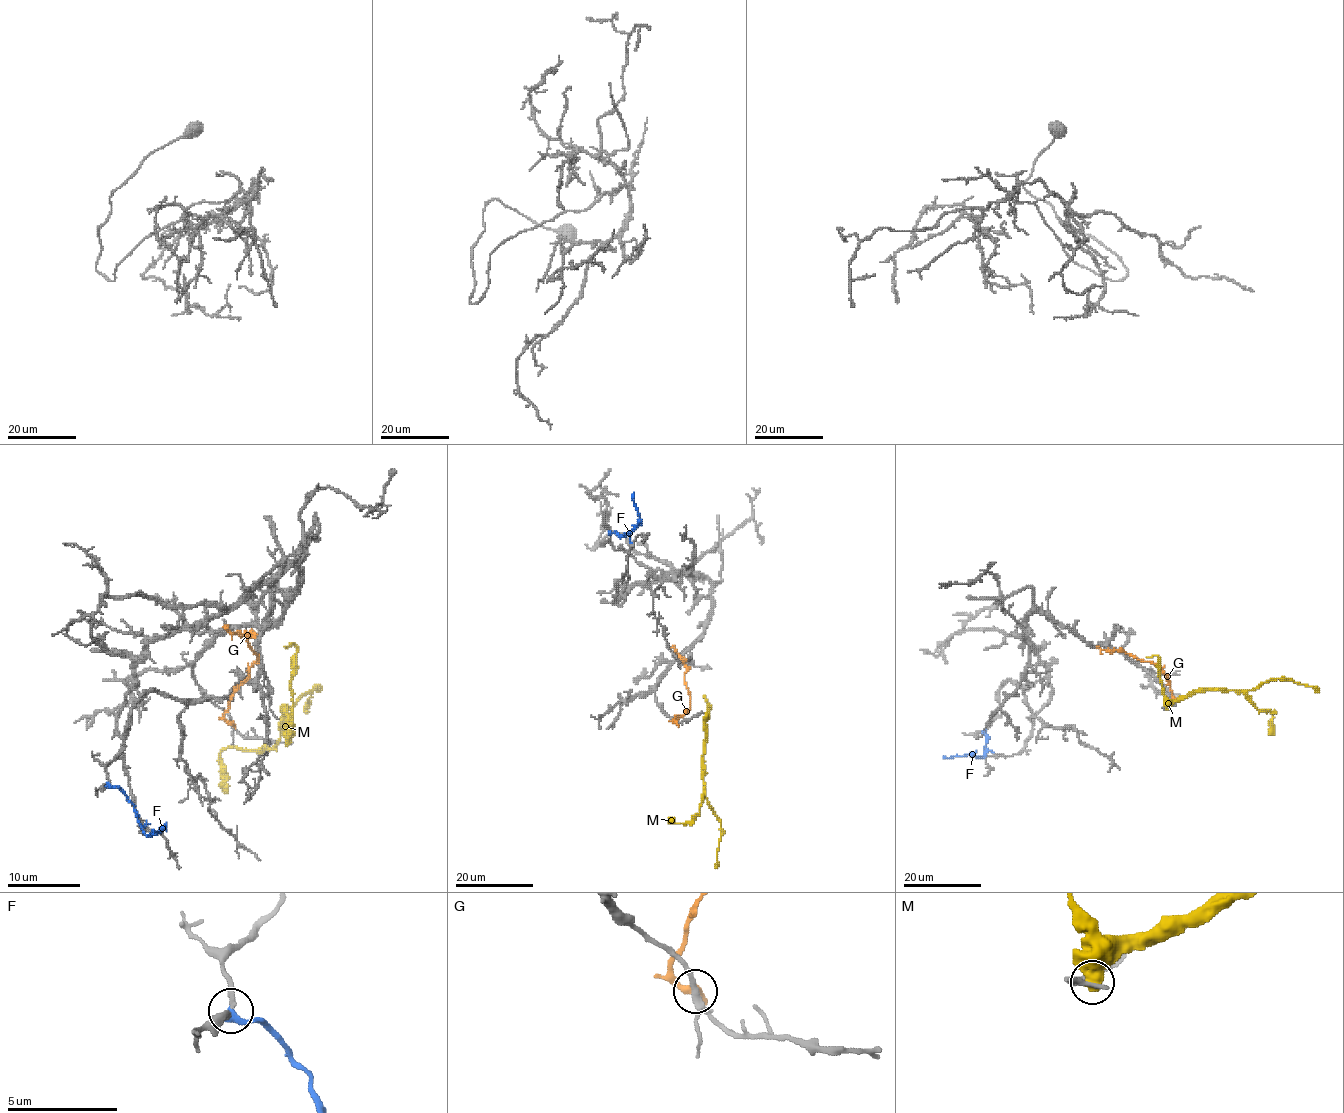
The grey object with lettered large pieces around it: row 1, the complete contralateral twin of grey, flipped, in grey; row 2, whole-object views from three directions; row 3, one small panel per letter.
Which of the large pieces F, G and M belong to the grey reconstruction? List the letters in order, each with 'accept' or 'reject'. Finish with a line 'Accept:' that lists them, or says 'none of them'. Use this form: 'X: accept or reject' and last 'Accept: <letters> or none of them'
F: reject
G: reject
M: reject
Accept: none of them

